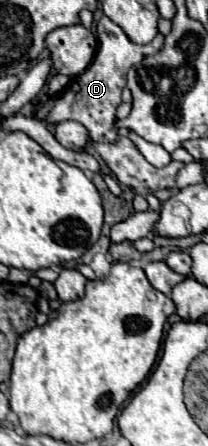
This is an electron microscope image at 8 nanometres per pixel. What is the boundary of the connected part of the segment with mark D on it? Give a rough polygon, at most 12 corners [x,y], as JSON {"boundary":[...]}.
{"boundary":[[109,17],[97,55],[53,97],[45,125],[79,121],[95,143],[117,143],[127,71],[163,47],[137,45]]}

